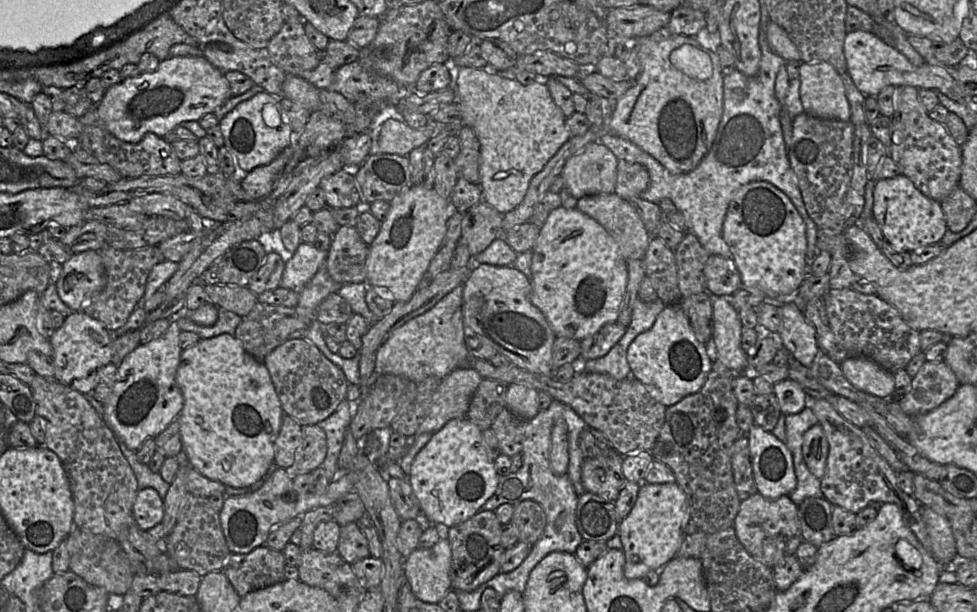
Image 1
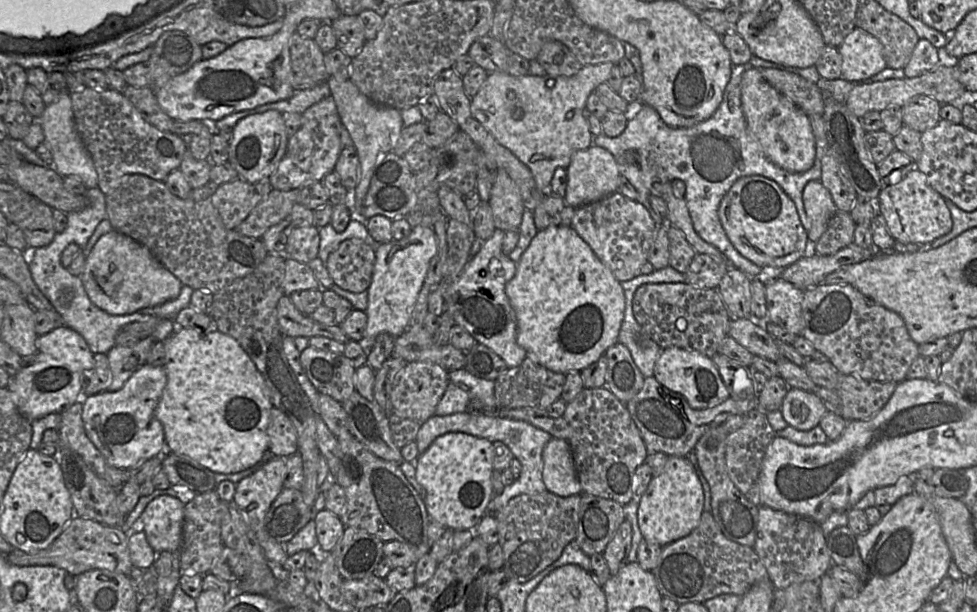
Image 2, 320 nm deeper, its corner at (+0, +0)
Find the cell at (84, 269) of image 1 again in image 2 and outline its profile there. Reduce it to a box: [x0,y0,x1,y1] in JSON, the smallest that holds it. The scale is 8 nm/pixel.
[80,229,183,315]

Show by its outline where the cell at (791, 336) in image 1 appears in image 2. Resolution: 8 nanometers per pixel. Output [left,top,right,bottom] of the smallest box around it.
[767,277,804,336]

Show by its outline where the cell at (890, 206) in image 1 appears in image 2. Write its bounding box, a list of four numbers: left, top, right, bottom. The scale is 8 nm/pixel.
[878,168,953,246]

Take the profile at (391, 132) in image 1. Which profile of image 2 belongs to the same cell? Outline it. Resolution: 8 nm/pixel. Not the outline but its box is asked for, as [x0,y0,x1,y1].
[470,62,613,191]

